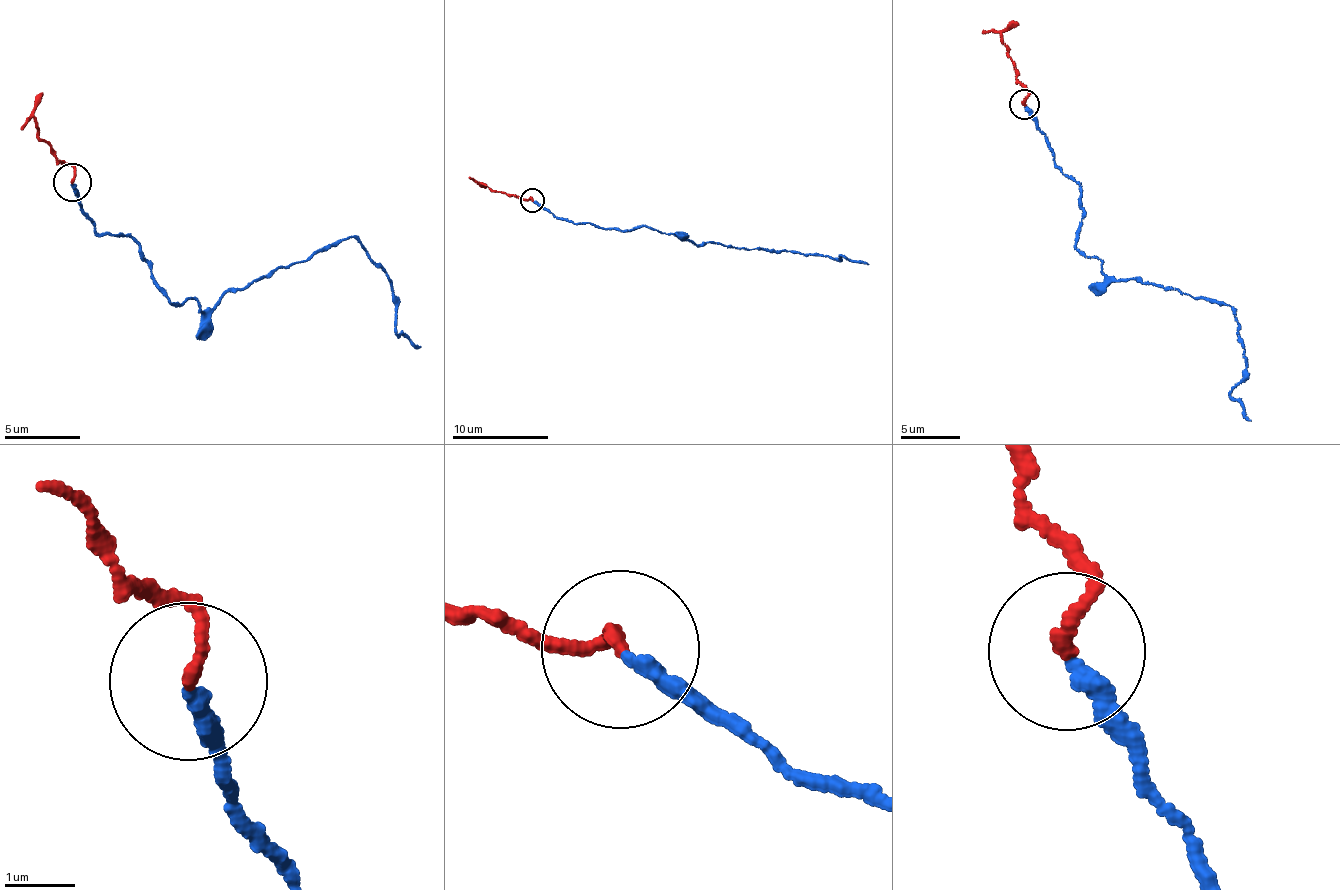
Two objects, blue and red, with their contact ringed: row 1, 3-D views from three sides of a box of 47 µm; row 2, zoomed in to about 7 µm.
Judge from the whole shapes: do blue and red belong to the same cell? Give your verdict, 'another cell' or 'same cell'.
same cell

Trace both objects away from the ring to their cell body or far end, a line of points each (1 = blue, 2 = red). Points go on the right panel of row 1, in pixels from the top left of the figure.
1: (1025, 107), (1081, 188), (1078, 250), (1098, 258), (1107, 275), (1230, 305), (1244, 361), (1233, 393), (1250, 420)
2: (1025, 104), (1026, 91), (1003, 40), (1003, 32), (1019, 23)

